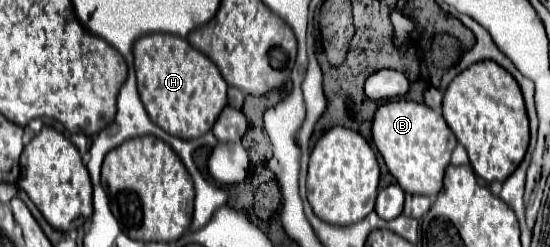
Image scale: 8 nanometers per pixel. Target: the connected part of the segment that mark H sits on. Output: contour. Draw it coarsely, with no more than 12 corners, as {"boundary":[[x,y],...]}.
{"boundary":[[144,35],[134,69],[146,113],[180,139],[228,105],[218,67],[182,37]]}

